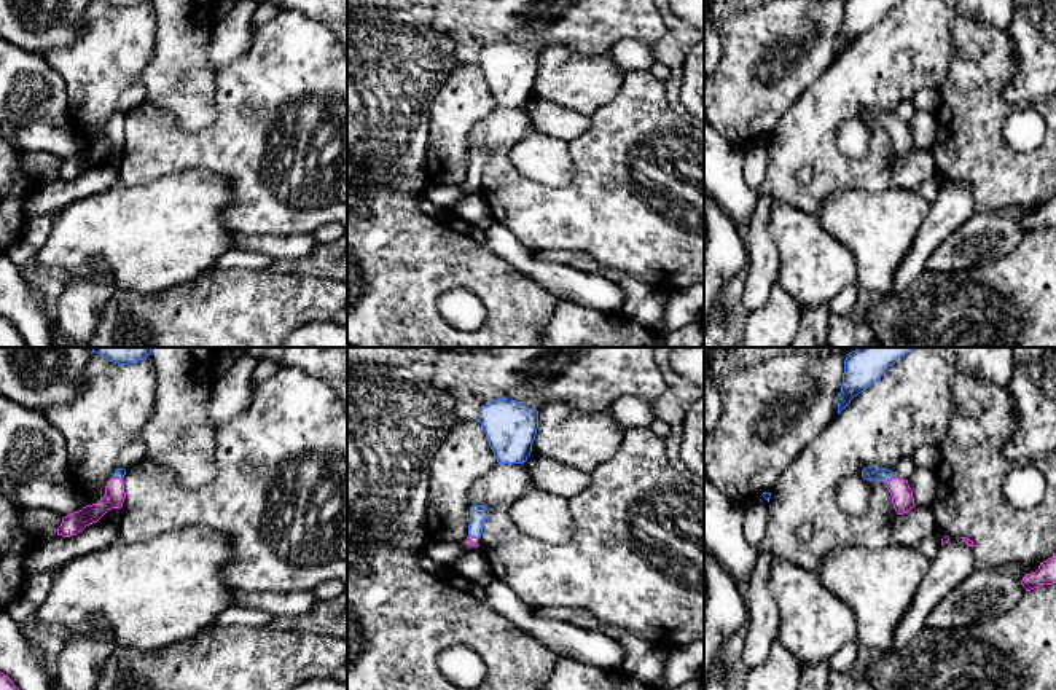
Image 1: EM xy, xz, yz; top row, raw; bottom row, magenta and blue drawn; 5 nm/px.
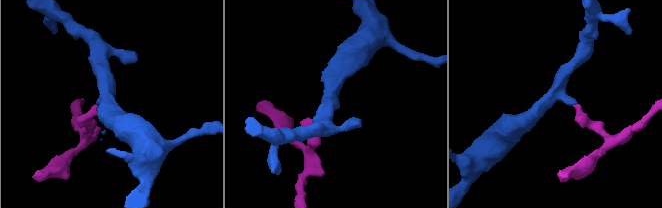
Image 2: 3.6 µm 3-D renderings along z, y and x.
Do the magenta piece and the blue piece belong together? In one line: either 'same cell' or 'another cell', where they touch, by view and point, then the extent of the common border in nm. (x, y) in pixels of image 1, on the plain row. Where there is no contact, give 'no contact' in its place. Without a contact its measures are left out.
same cell | yz (889, 123) | 80 nm

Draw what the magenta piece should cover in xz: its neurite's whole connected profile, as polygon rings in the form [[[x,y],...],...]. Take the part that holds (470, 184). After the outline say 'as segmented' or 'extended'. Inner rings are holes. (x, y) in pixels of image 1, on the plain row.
[[[484,148],[470,150],[468,180],[465,183],[467,188],[479,190],[478,182],[483,177],[483,171],[484,171],[487,156],[489,156],[489,153]]] | extended

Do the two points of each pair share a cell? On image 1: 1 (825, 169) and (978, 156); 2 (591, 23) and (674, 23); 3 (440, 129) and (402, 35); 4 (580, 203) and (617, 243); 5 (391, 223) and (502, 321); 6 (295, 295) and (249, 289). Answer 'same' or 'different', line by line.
1: different
2: different
3: different
4: same
5: same
6: same

